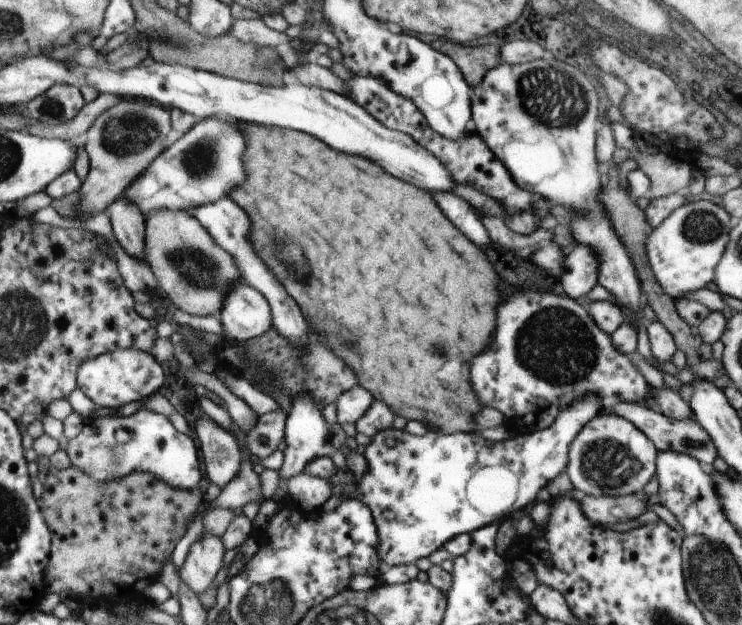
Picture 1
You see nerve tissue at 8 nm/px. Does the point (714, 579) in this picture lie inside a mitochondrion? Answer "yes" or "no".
yes

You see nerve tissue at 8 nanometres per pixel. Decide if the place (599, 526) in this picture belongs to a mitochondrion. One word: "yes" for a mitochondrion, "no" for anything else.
no

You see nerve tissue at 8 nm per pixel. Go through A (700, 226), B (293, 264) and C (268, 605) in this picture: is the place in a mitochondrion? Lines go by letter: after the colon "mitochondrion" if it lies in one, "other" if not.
A: mitochondrion
B: mitochondrion
C: mitochondrion

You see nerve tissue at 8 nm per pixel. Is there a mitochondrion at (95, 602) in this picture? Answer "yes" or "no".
no

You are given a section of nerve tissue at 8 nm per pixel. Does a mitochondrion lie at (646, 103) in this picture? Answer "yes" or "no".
no

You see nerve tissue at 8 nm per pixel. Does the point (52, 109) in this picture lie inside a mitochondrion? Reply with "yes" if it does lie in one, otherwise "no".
yes

